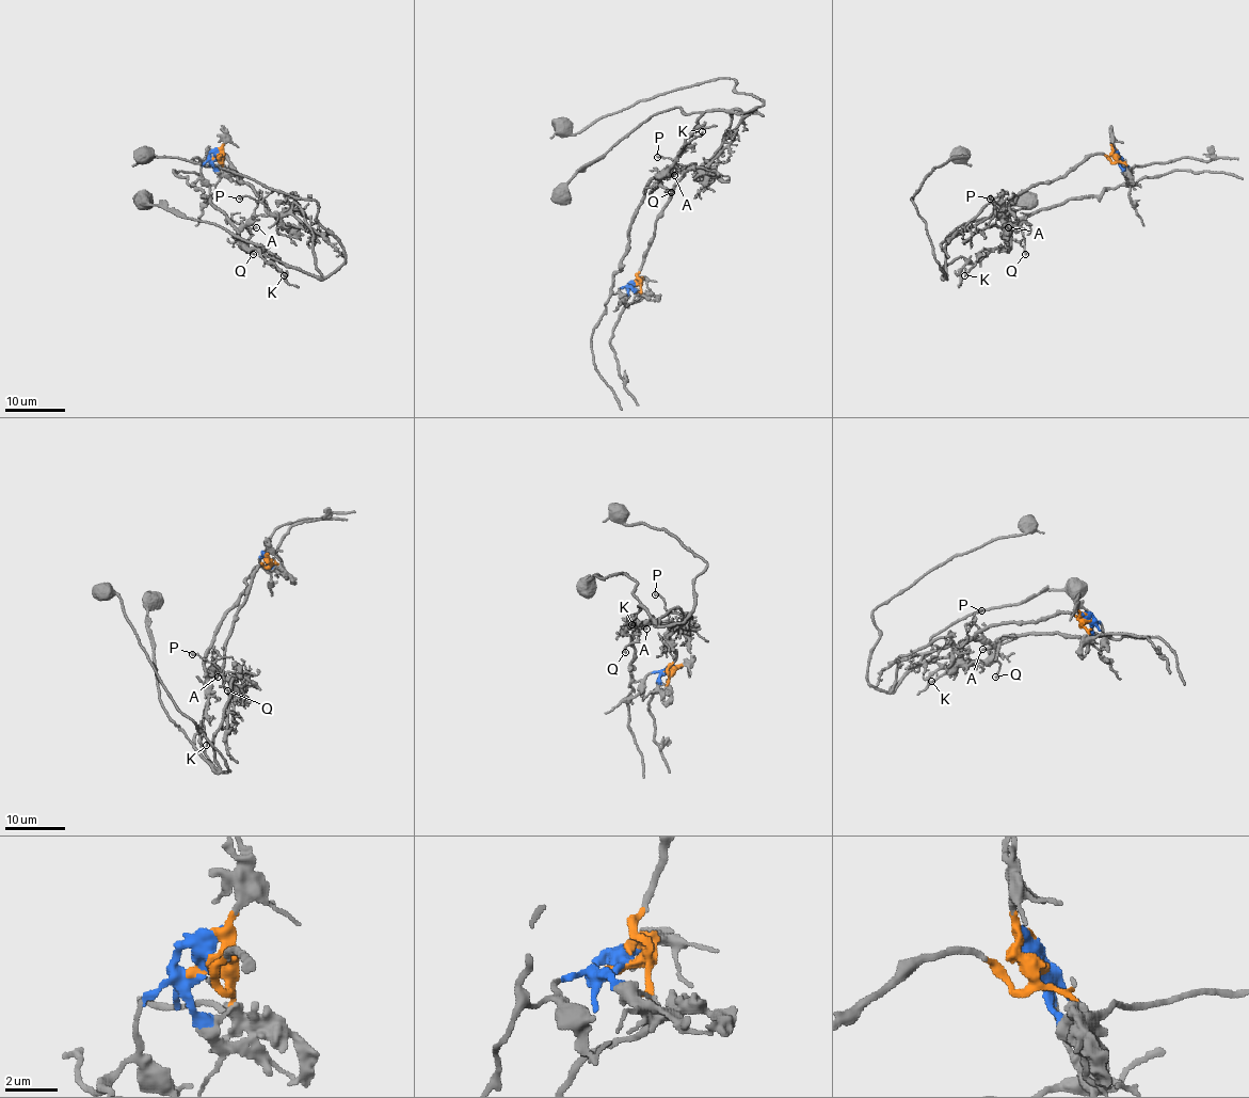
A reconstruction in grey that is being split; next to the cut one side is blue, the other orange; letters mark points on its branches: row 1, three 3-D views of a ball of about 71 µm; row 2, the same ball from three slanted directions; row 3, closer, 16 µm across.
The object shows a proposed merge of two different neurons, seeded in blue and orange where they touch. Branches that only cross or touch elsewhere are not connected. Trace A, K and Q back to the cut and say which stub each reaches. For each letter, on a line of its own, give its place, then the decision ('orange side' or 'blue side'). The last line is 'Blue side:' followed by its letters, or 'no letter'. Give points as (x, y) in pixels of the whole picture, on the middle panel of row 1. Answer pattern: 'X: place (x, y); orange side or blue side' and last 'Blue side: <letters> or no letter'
A: place (674, 175); blue side
K: place (702, 131); blue side
Q: place (671, 192); blue side
Blue side: A, K, Q

